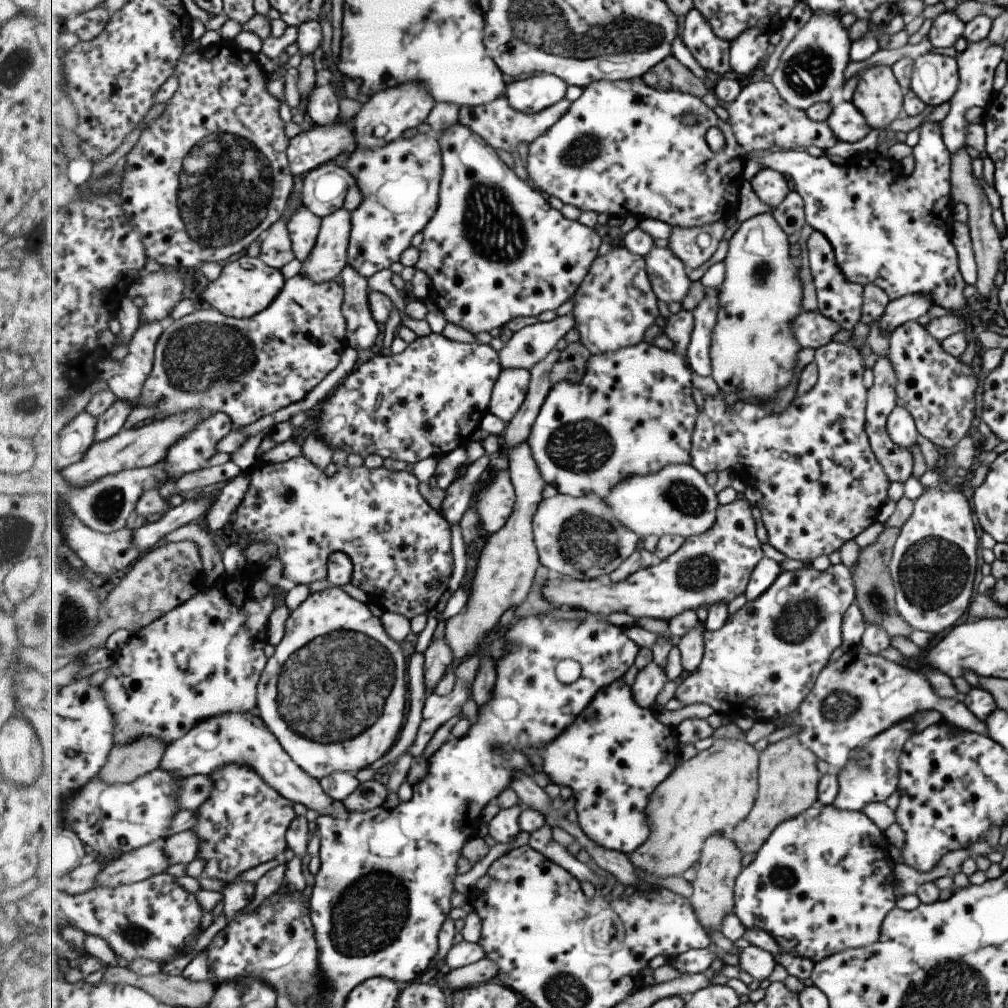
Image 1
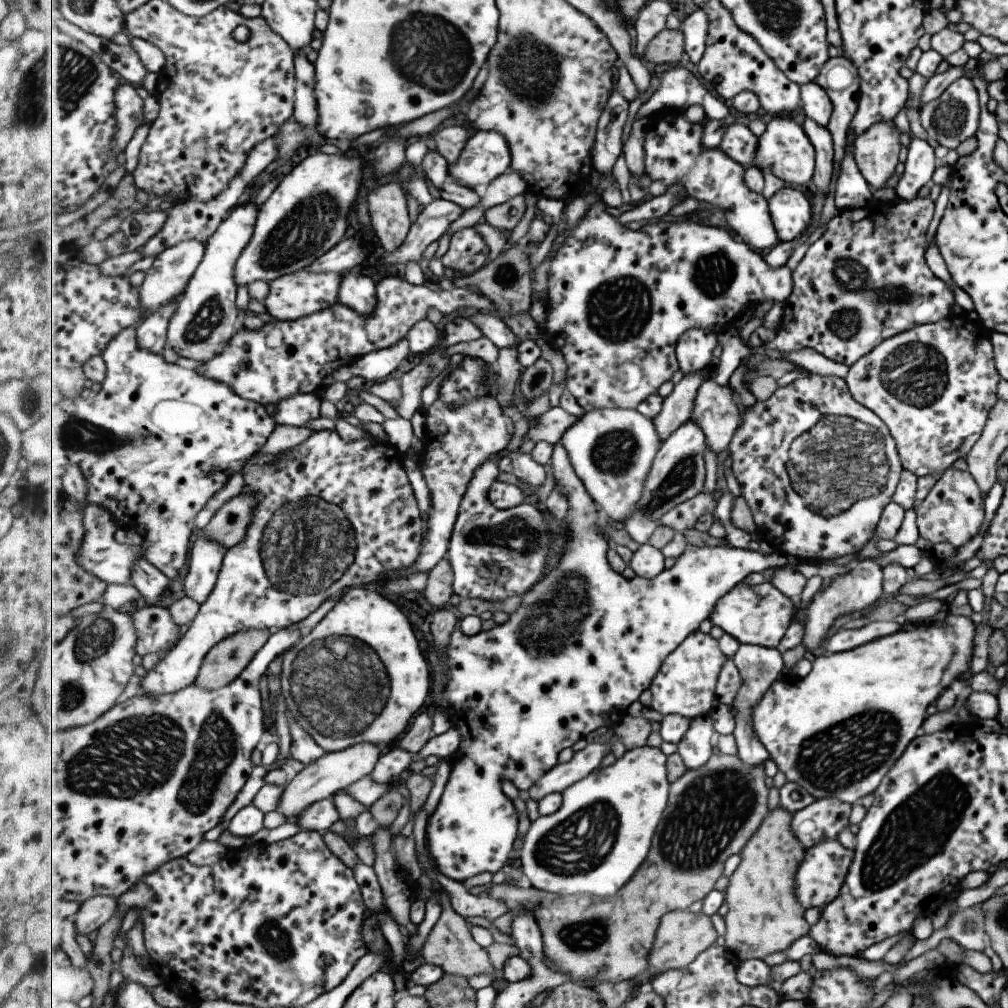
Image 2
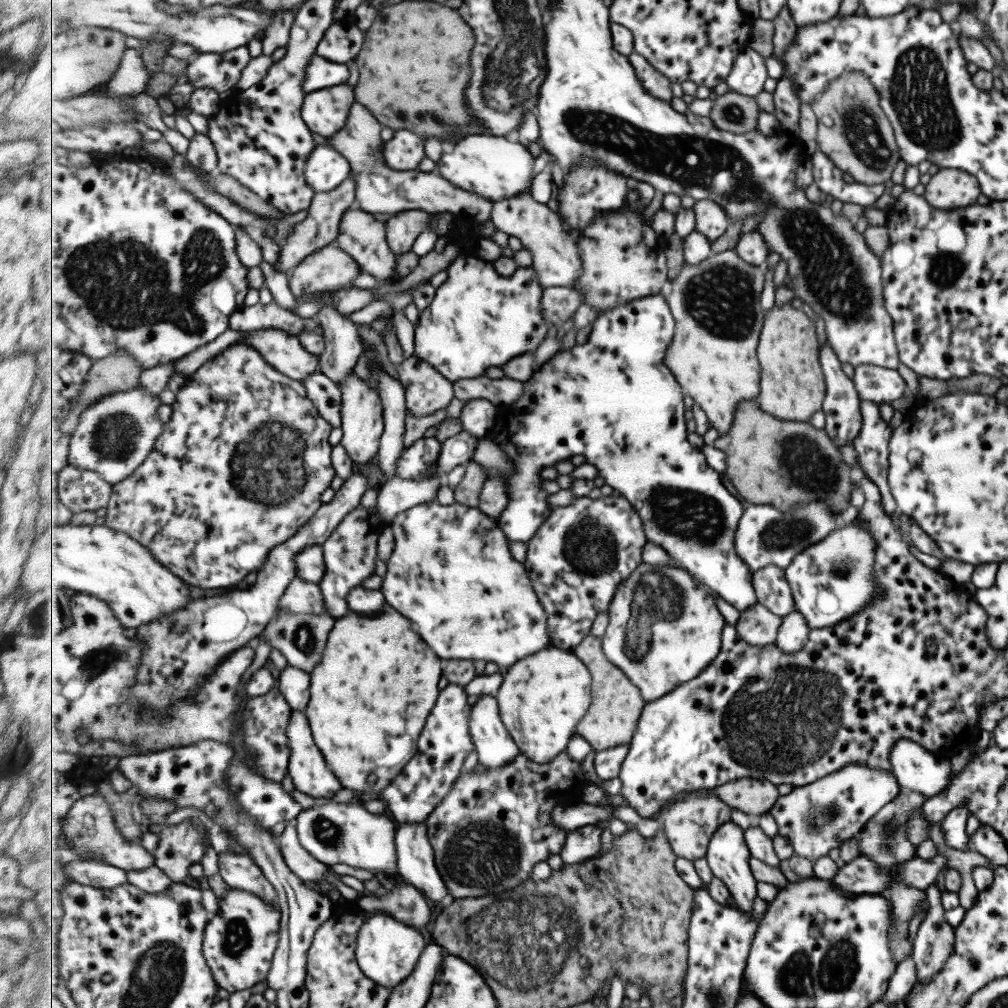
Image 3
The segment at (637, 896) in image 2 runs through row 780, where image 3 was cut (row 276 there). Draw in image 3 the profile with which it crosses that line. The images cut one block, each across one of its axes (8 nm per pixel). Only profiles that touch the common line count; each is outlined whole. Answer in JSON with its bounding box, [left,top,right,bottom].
[665,250,766,435]

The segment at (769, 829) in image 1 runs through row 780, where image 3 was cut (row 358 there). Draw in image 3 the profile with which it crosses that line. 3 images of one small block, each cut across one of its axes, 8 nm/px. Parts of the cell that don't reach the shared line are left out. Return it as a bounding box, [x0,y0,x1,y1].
[757,301,824,421]

